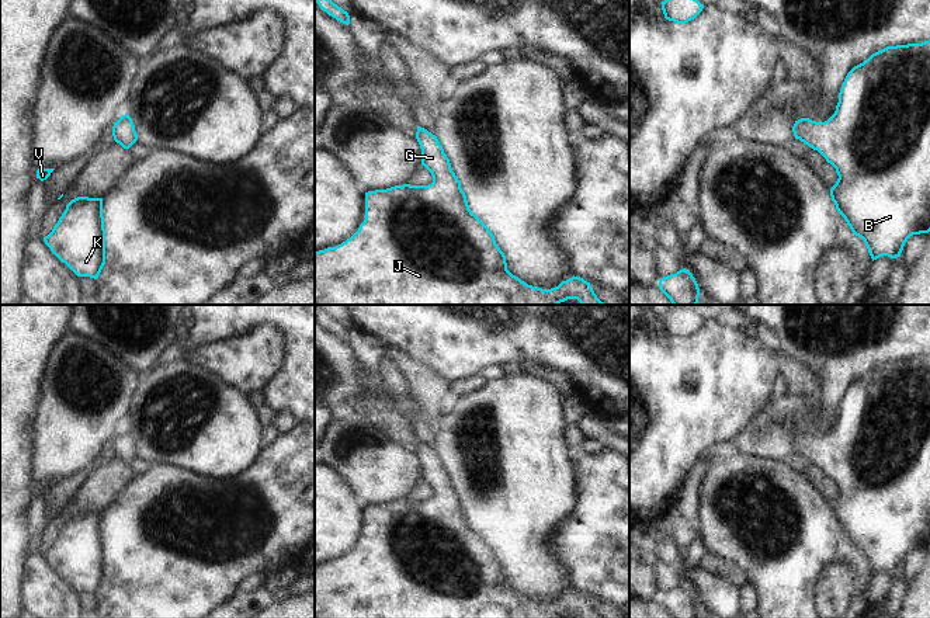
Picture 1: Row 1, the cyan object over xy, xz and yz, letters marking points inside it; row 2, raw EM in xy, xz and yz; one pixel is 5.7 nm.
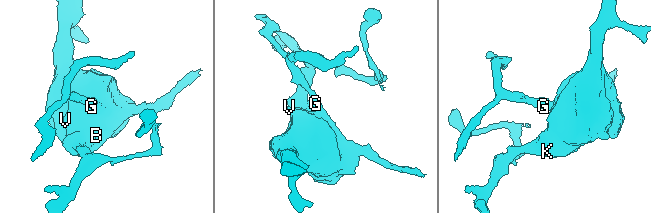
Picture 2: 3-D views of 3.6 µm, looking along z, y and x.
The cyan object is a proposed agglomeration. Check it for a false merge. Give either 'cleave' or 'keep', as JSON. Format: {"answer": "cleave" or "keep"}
{"answer": "keep"}

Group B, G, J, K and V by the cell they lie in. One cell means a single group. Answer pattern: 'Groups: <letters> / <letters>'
Groups: B G J K V.

